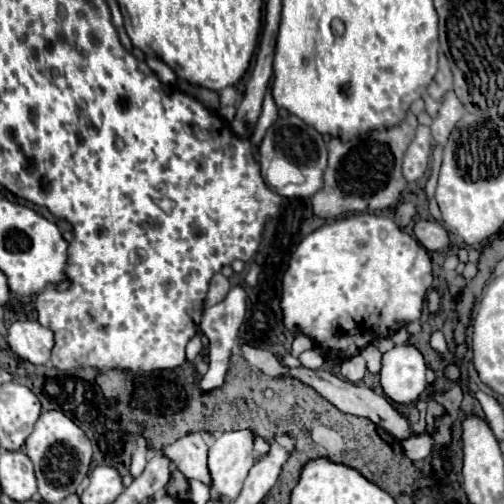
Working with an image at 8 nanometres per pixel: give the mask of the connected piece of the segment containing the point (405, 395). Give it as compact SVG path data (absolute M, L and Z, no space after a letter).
M411 343L395 345L381 359L381 385L391 401L411 405L427 389L427 365Z

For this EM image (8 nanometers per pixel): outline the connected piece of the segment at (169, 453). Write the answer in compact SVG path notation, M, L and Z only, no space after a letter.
M189 433L177 439L173 445L163 447L163 455L173 461L173 465L187 477L199 479L209 485L207 471L207 443L199 433Z

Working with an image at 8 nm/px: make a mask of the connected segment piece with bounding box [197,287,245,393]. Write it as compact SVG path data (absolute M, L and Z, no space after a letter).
M233 287L221 303L207 307L203 311L203 319L201 319L199 329L209 339L209 355L207 355L209 361L207 361L207 371L201 375L201 379L197 383L201 393L211 393L225 383L225 375L227 375L229 359L231 359L231 349L239 337L243 317L245 317L245 289L243 287Z

